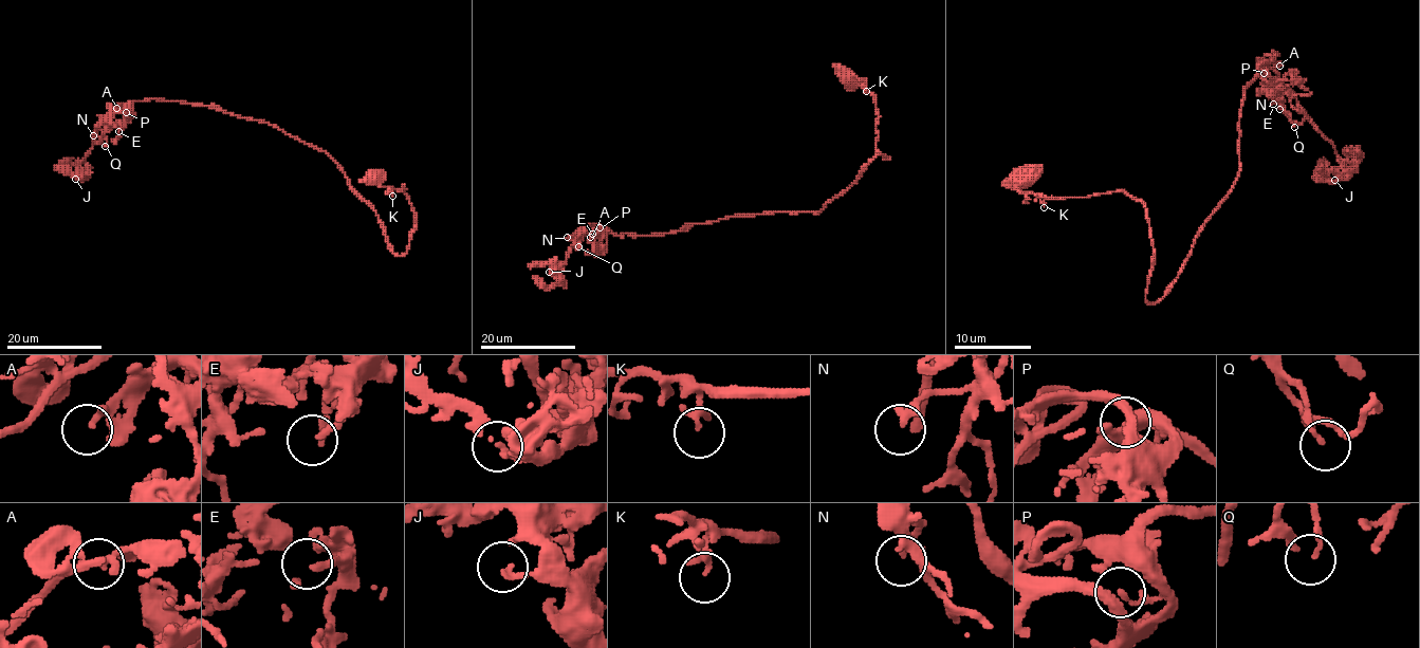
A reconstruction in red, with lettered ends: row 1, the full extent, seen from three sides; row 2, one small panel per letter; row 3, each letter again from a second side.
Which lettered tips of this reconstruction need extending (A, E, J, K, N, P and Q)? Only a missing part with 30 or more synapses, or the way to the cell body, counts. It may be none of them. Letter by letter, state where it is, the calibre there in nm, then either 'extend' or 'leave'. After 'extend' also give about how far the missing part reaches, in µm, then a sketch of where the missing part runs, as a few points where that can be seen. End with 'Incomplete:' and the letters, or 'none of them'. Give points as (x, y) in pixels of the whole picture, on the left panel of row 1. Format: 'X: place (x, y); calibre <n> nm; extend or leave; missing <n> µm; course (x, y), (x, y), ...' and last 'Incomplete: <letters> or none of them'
A: place (116, 108); calibre 240 nm; extend; missing 10 µm; course (116, 108), (104, 139), (110, 141)
E: place (118, 131); calibre 200 nm; leave
J: place (75, 179); calibre 170 nm; leave
K: place (392, 196); calibre 200 nm; leave
N: place (93, 135); calibre 240 nm; leave
P: place (126, 112); calibre 130 nm; leave
Q: place (105, 146); calibre 140 nm; leave
Incomplete: A

